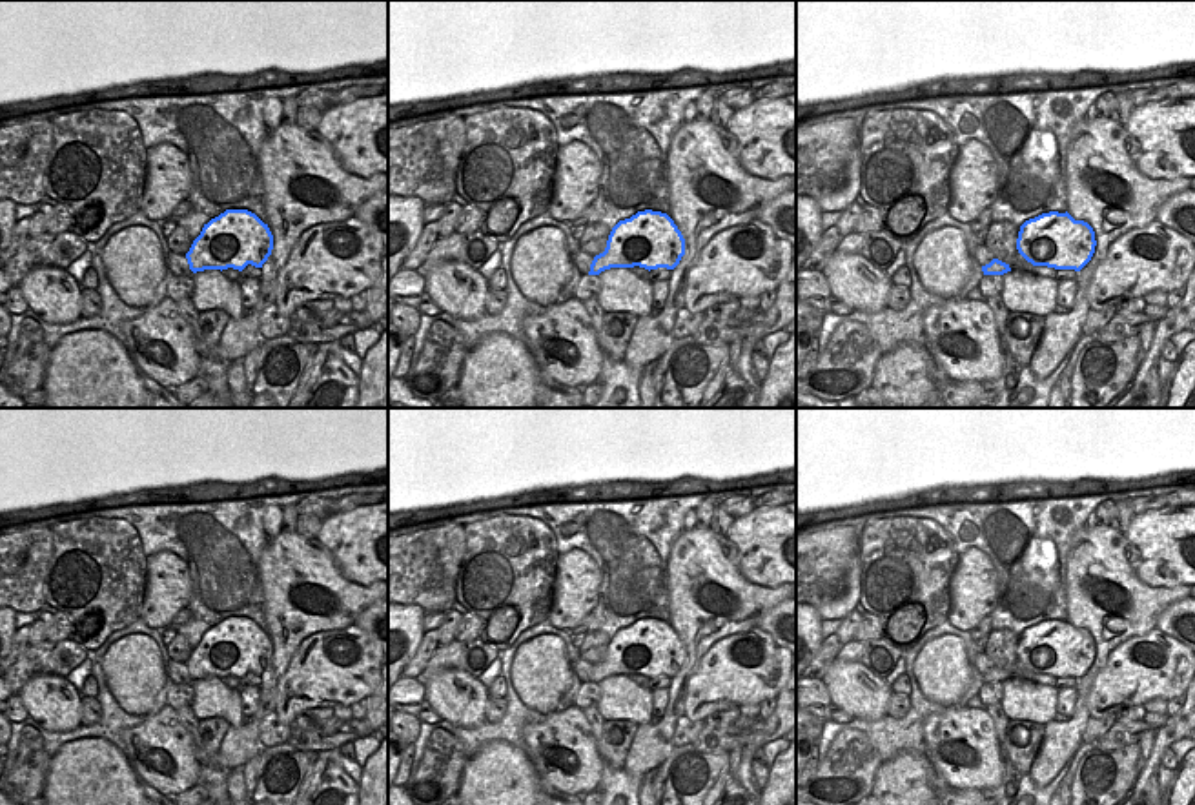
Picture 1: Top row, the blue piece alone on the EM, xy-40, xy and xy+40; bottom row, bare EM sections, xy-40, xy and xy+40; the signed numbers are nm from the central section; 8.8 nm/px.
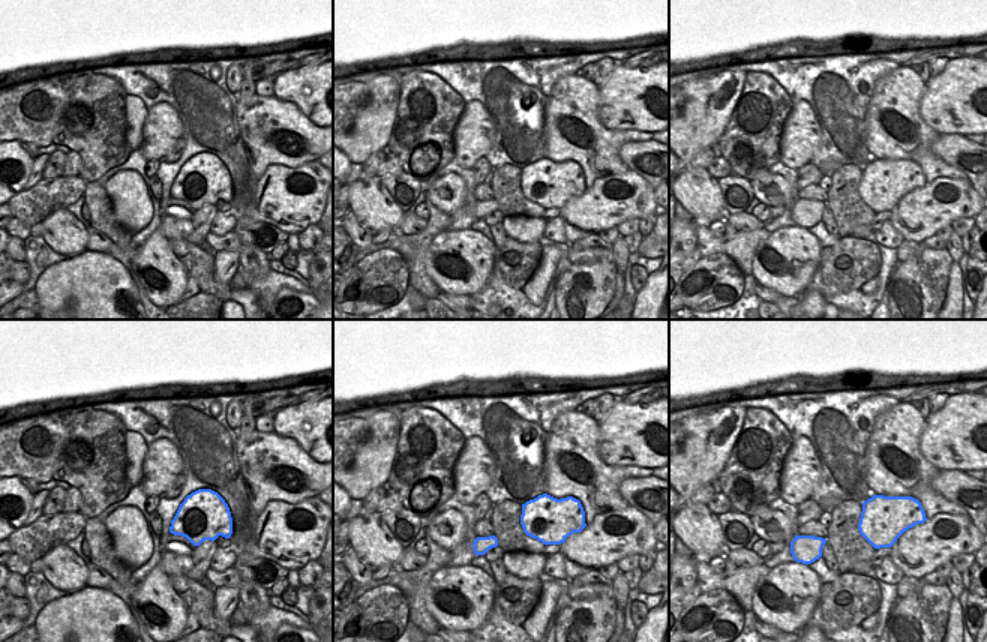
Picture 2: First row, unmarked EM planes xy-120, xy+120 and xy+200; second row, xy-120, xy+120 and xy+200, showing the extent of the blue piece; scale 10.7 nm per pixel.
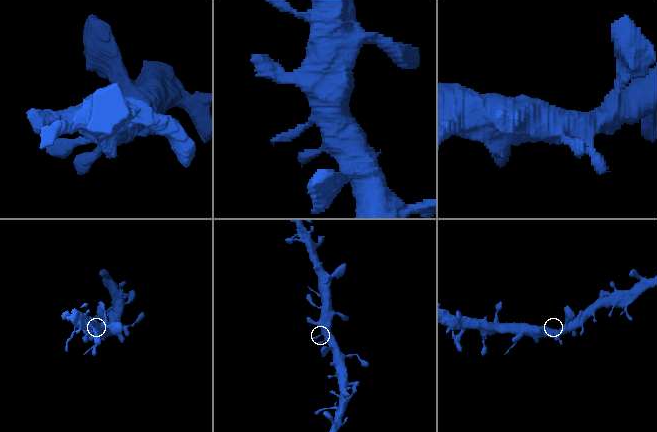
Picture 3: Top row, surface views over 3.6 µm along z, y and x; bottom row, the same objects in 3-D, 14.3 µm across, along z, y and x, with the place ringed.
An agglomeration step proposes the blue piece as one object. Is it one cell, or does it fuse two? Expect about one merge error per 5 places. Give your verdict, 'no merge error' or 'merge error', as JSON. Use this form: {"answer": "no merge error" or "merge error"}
{"answer": "no merge error"}

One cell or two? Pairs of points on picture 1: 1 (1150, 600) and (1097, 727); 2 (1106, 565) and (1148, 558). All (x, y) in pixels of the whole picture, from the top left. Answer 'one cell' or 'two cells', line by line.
1: two cells
2: two cells

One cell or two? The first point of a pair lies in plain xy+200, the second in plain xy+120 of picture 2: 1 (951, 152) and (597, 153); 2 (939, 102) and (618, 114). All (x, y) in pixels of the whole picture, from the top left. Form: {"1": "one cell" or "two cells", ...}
{"1": "two cells", "2": "one cell"}

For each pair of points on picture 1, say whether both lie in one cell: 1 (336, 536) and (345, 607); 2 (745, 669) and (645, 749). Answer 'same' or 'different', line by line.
1: different
2: different

